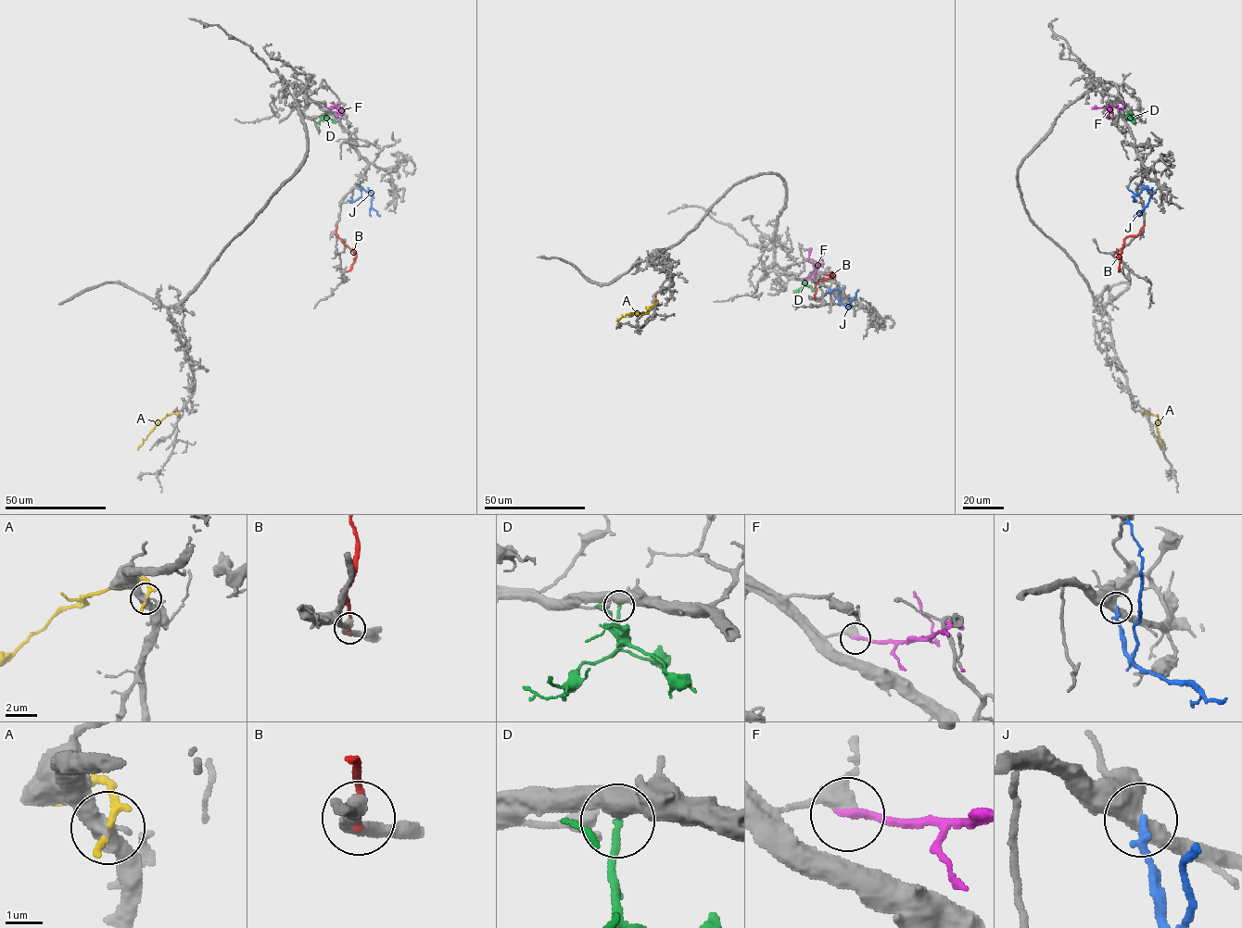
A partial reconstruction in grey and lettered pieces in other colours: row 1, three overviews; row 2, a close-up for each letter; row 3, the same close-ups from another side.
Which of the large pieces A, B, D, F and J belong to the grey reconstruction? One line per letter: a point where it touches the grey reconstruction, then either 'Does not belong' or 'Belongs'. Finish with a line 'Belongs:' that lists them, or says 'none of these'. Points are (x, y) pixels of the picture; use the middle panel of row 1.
A: Touches grey at (656, 300). Does not belong
B: Touches grey at (815, 299). Does not belong
D: Touches grey at (805, 280). Belongs
F: Touches grey at (804, 279). Does not belong
J: Touches grey at (837, 295). Does not belong
Belongs: D

